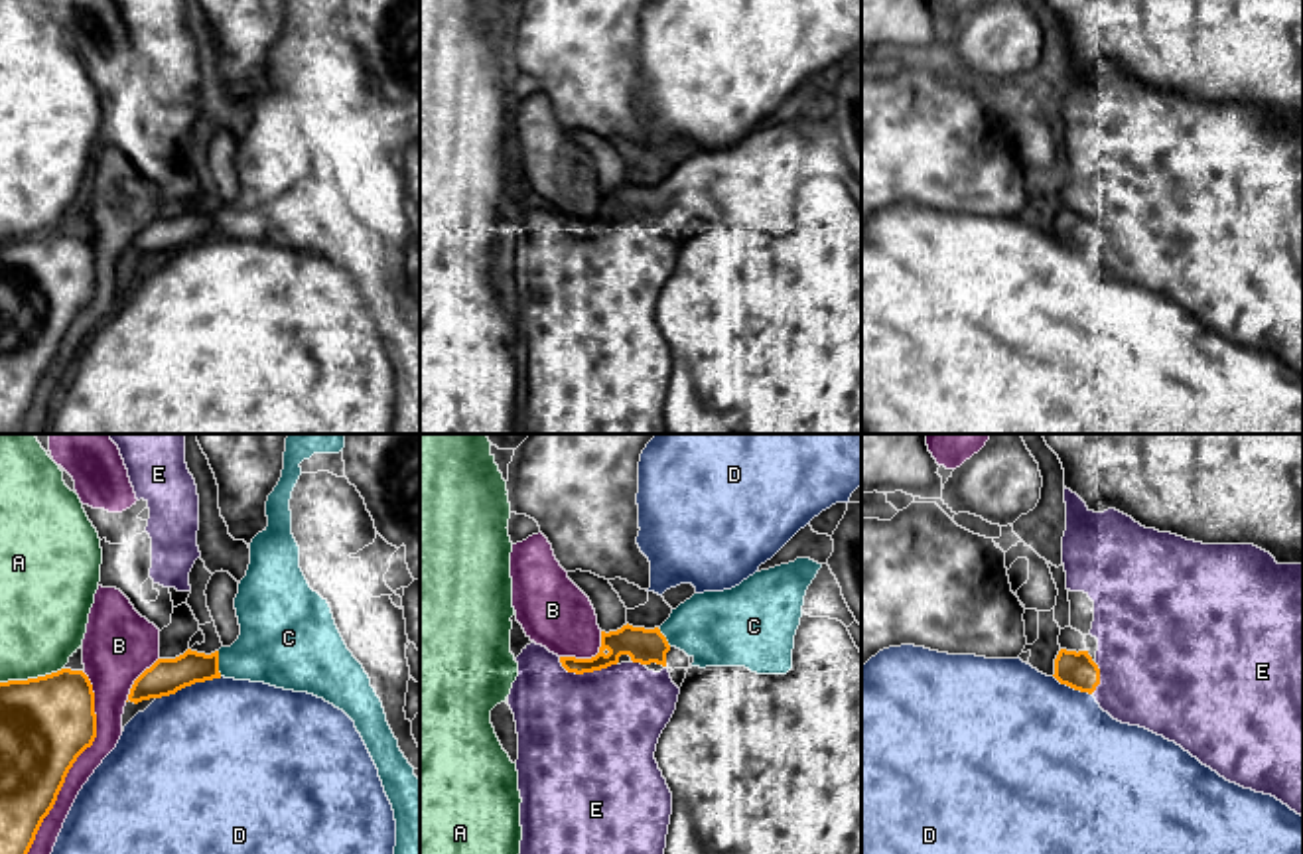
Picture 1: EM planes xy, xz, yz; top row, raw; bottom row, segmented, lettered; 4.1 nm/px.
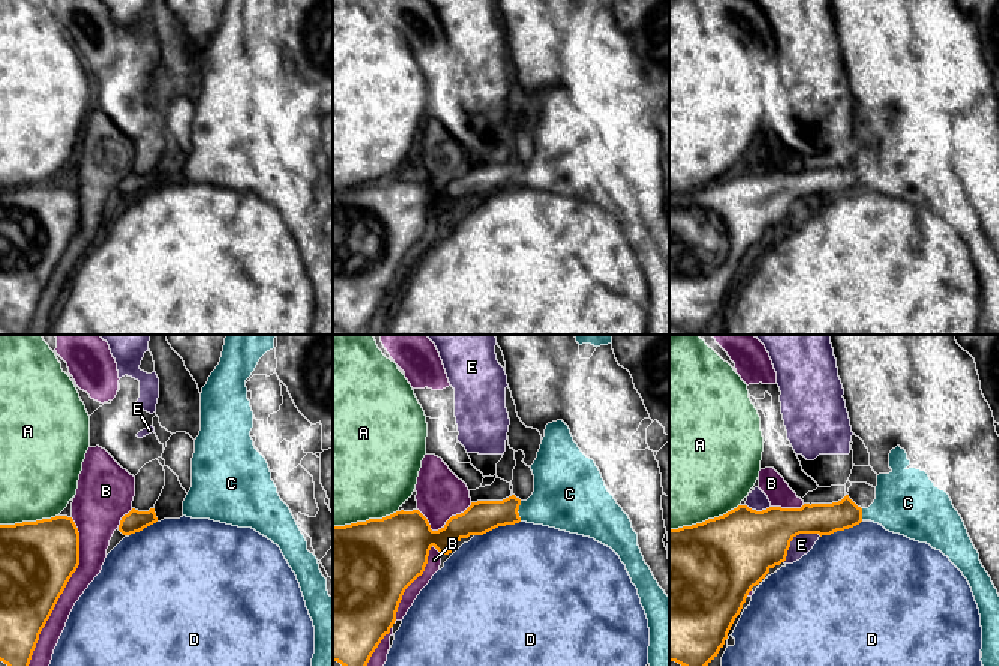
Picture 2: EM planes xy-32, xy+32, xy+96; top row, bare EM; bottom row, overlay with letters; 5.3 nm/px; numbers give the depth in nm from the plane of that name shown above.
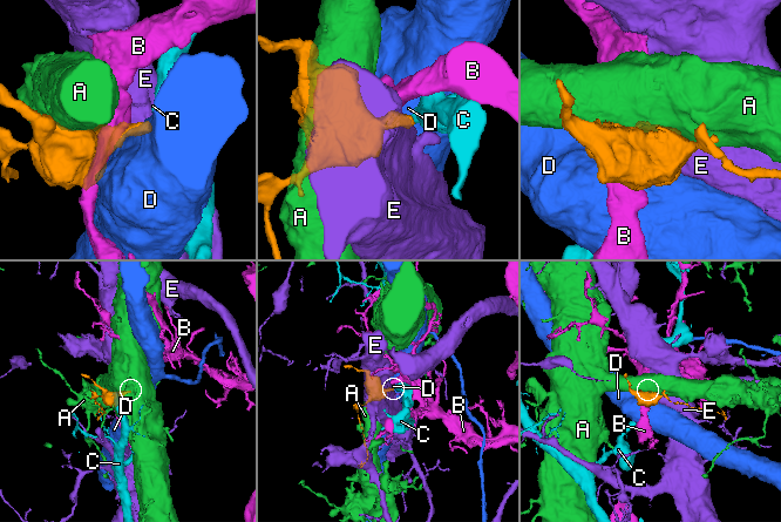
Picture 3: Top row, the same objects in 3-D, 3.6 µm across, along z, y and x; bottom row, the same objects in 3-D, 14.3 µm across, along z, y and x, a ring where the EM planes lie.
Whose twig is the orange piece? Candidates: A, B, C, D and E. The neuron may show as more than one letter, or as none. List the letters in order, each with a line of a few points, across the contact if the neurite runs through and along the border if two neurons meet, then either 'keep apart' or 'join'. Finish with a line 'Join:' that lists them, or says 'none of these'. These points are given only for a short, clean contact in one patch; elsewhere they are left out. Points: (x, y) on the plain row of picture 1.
A: keep apart
B: keep apart
C: xy (164, 235), (217, 221), (243, 219), (276, 206) | join
D: xy (221, 235), (196, 239), (156, 257) | keep apart
E: keep apart
Join: C

